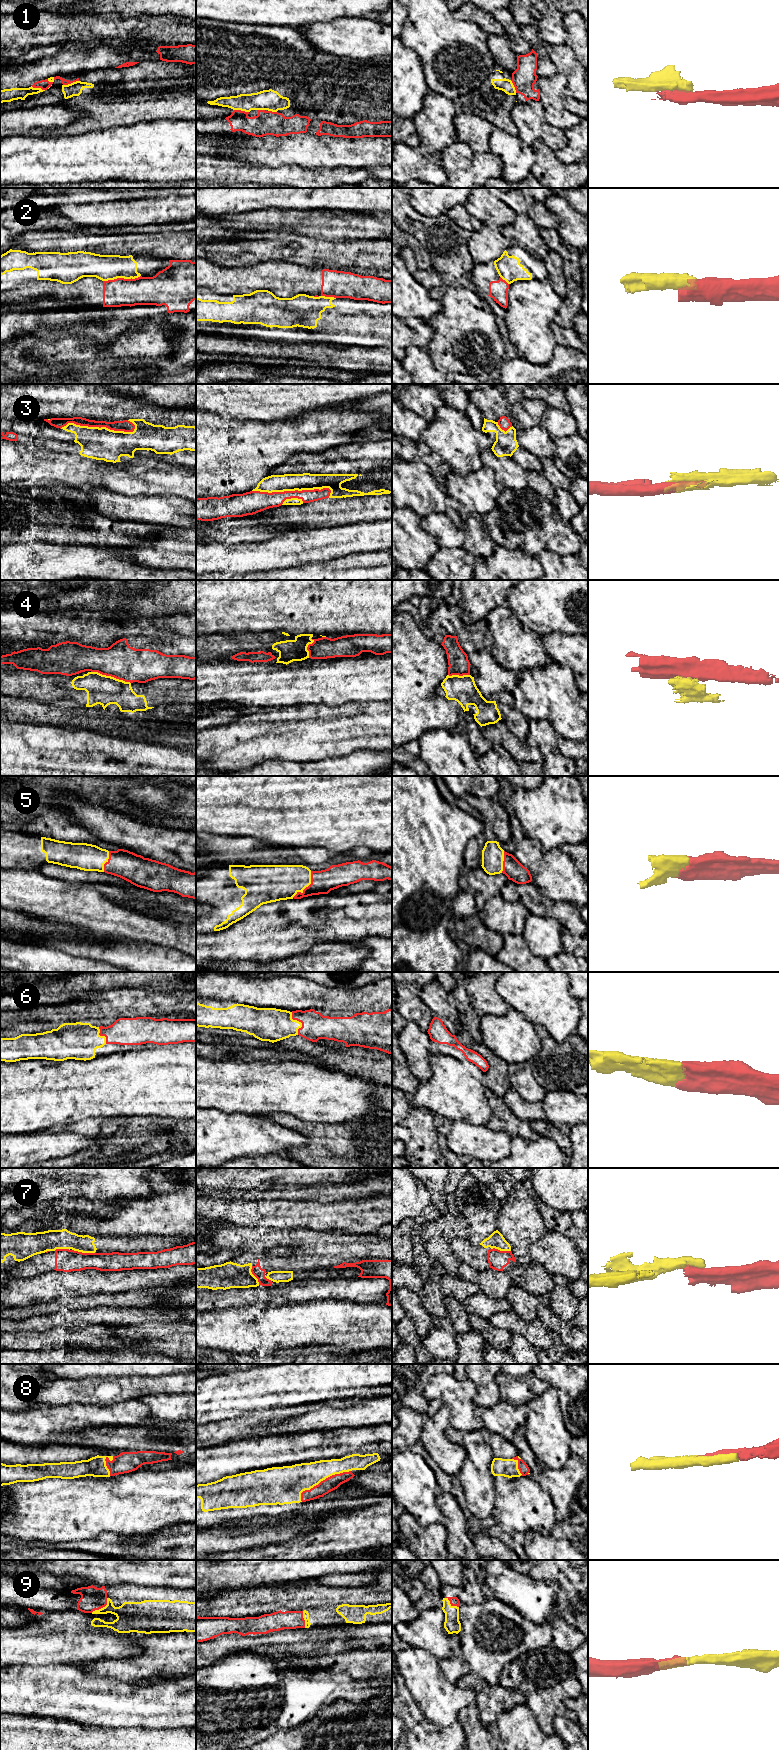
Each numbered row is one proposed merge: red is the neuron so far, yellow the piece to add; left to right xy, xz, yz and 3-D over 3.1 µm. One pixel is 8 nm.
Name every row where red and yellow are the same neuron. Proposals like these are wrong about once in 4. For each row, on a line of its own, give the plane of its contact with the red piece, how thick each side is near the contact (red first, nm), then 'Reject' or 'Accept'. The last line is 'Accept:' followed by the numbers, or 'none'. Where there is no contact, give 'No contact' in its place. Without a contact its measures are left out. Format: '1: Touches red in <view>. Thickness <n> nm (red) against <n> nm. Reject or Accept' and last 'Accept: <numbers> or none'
1: Touches red in xy. Thickness 50 nm (red) against 110 nm. Reject
2: Touches red in xy. Thickness 220 nm (red) against 200 nm. Reject
3: Touches red in xz. Thickness 140 nm (red) against 140 nm. Accept
4: Touches red in xy. Thickness 280 nm (red) against 240 nm. Reject
5: Touches red in xz. Thickness 190 nm (red) against 280 nm. Accept
6: Touches red in xz. Thickness 220 nm (red) against 280 nm. Accept
7: Touches red in xy. Thickness 180 nm (red) against 160 nm. Reject
8: Touches red in xz. Thickness 120 nm (red) against 240 nm. Accept
9: Touches red in xy. Thickness 190 nm (red) against 220 nm. Accept
Accept: 3, 5, 6, 8, 9

